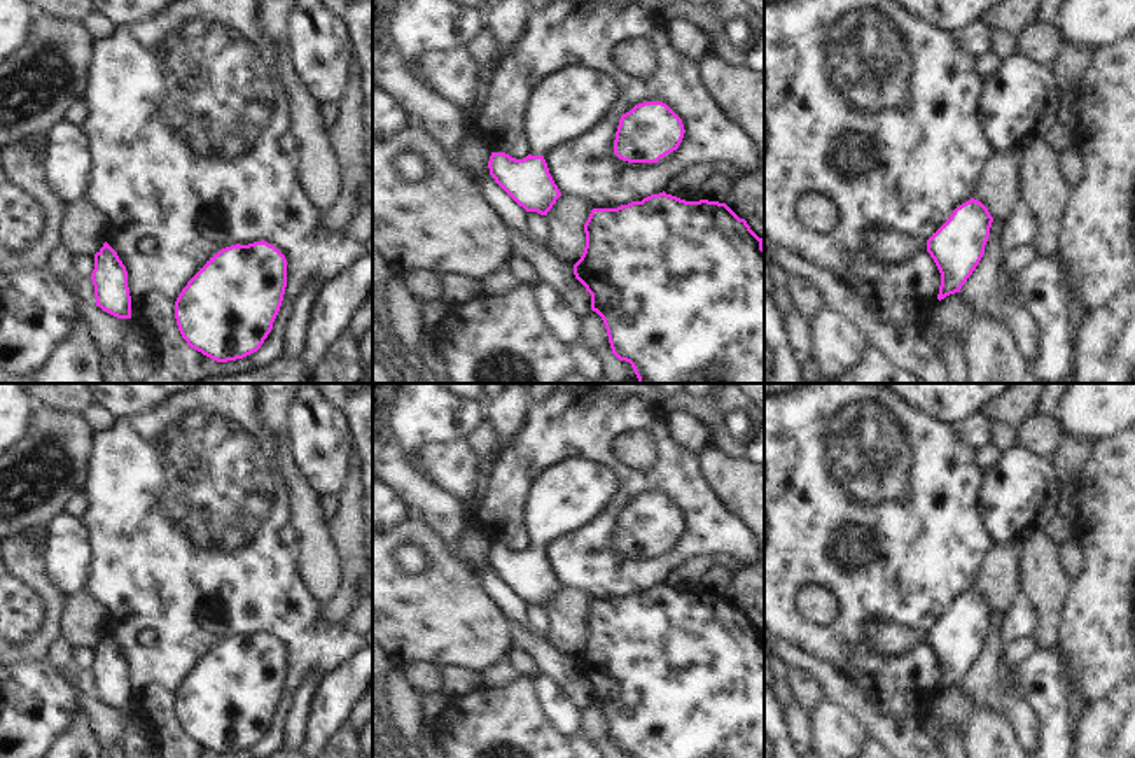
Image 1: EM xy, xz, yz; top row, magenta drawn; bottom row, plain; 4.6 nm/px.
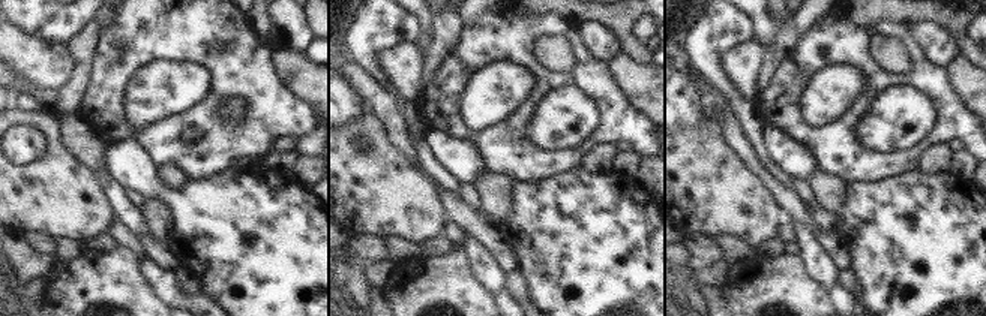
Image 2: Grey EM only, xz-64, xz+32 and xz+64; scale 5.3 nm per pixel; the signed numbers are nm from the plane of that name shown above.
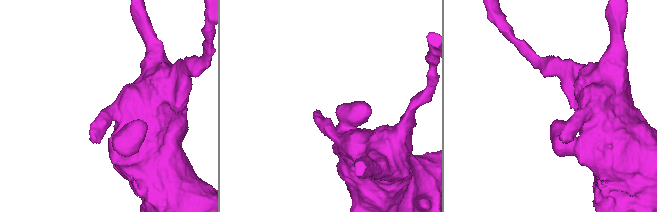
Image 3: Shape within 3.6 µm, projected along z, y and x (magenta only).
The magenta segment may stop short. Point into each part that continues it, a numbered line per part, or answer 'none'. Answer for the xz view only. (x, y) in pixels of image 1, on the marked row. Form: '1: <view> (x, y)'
1: xz (565, 104).

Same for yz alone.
1: yz (891, 247).

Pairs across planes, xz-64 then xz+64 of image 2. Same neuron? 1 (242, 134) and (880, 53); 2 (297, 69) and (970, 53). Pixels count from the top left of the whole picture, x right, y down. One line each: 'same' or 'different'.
1: different
2: different

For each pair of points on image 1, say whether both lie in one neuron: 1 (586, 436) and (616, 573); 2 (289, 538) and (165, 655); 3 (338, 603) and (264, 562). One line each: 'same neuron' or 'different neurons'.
1: same neuron
2: different neurons
3: different neurons

